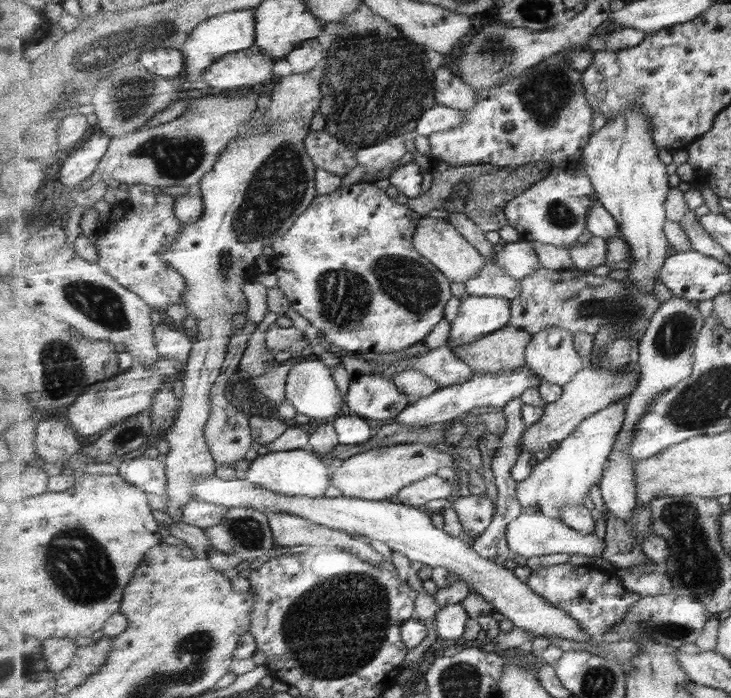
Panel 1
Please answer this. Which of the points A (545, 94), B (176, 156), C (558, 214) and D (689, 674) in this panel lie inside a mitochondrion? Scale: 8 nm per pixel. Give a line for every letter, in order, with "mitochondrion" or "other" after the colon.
A: mitochondrion
B: mitochondrion
C: mitochondrion
D: other

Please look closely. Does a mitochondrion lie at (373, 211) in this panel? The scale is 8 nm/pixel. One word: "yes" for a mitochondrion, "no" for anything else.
no

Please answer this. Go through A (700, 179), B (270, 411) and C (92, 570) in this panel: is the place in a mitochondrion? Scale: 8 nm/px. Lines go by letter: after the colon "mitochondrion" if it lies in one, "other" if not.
A: other
B: other
C: mitochondrion

